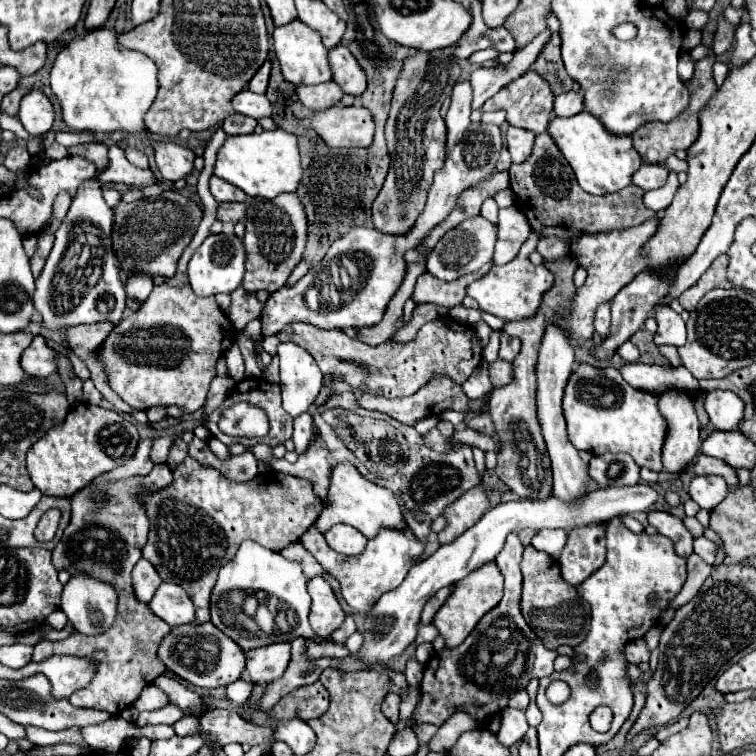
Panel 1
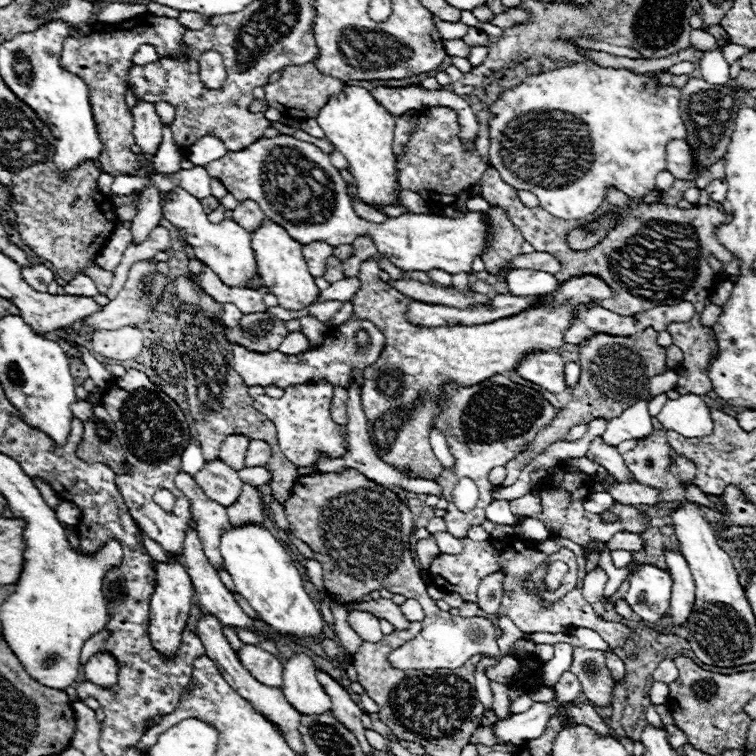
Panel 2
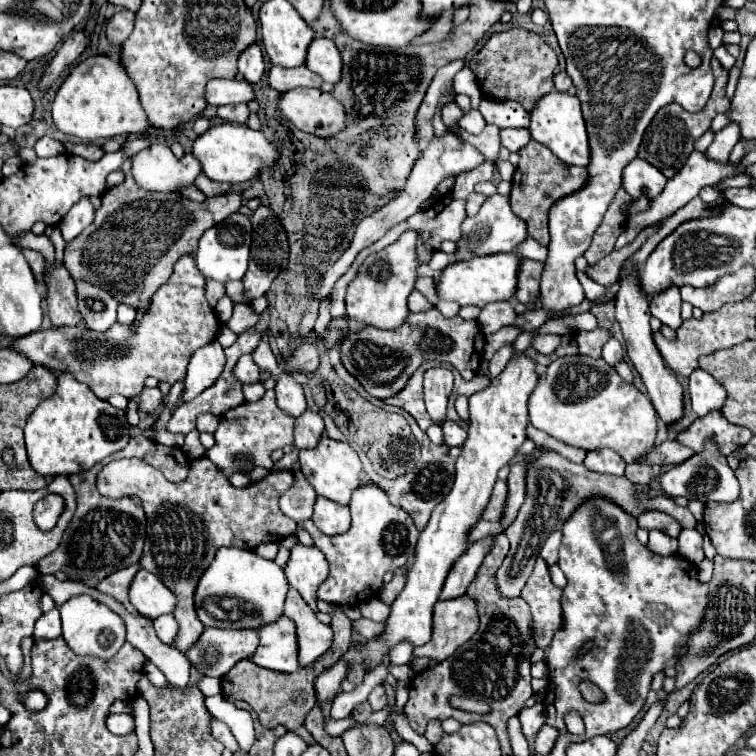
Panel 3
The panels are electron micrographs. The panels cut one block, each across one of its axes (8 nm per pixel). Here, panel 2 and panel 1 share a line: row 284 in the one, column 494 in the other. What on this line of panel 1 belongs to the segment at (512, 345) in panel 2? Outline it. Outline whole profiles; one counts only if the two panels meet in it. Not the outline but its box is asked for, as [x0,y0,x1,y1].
[432,358,514,648]

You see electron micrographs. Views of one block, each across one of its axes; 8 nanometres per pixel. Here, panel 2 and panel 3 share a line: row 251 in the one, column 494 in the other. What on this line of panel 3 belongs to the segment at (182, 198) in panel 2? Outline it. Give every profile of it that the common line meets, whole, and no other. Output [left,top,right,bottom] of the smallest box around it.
[456,194,528,260]

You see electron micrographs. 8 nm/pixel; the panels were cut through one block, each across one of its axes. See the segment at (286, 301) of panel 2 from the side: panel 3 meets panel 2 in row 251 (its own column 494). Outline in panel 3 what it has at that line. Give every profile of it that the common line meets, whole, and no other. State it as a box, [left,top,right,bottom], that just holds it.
[436,252,520,308]

